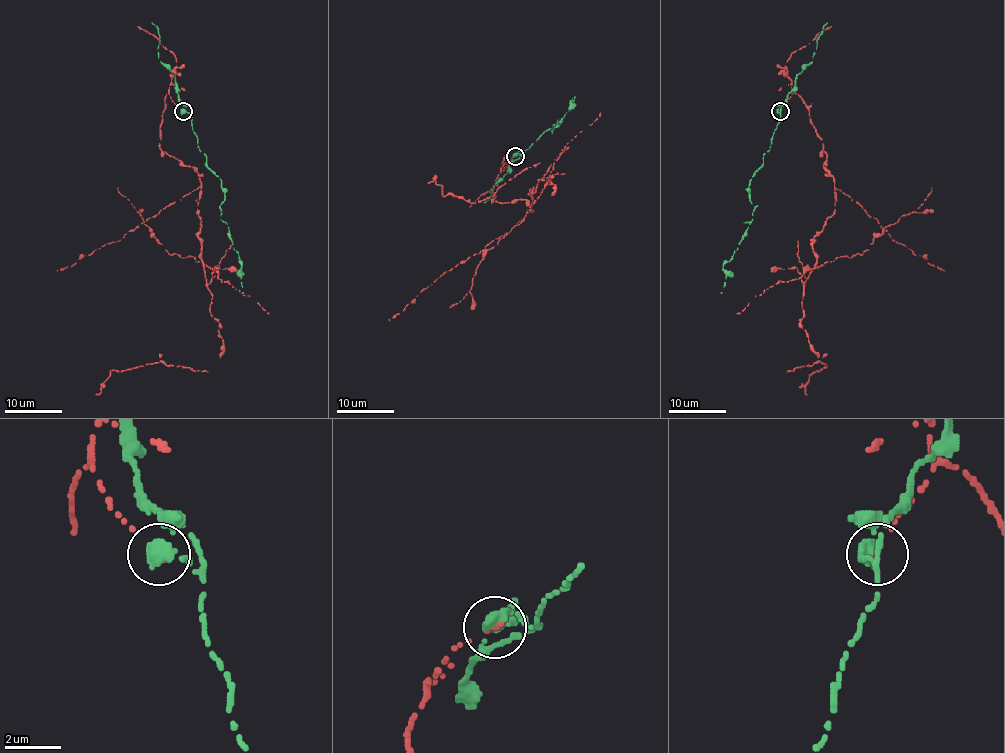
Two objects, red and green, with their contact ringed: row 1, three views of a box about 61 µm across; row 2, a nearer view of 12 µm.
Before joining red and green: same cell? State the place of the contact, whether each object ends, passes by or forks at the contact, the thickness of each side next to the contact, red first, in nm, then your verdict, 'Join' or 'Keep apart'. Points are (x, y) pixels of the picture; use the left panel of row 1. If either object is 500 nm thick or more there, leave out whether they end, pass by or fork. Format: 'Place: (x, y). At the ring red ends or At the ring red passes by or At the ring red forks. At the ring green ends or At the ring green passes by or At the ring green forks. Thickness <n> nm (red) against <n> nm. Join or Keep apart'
Place: (183, 111). Thickness 190 nm (red) against 550 nm. Keep apart

